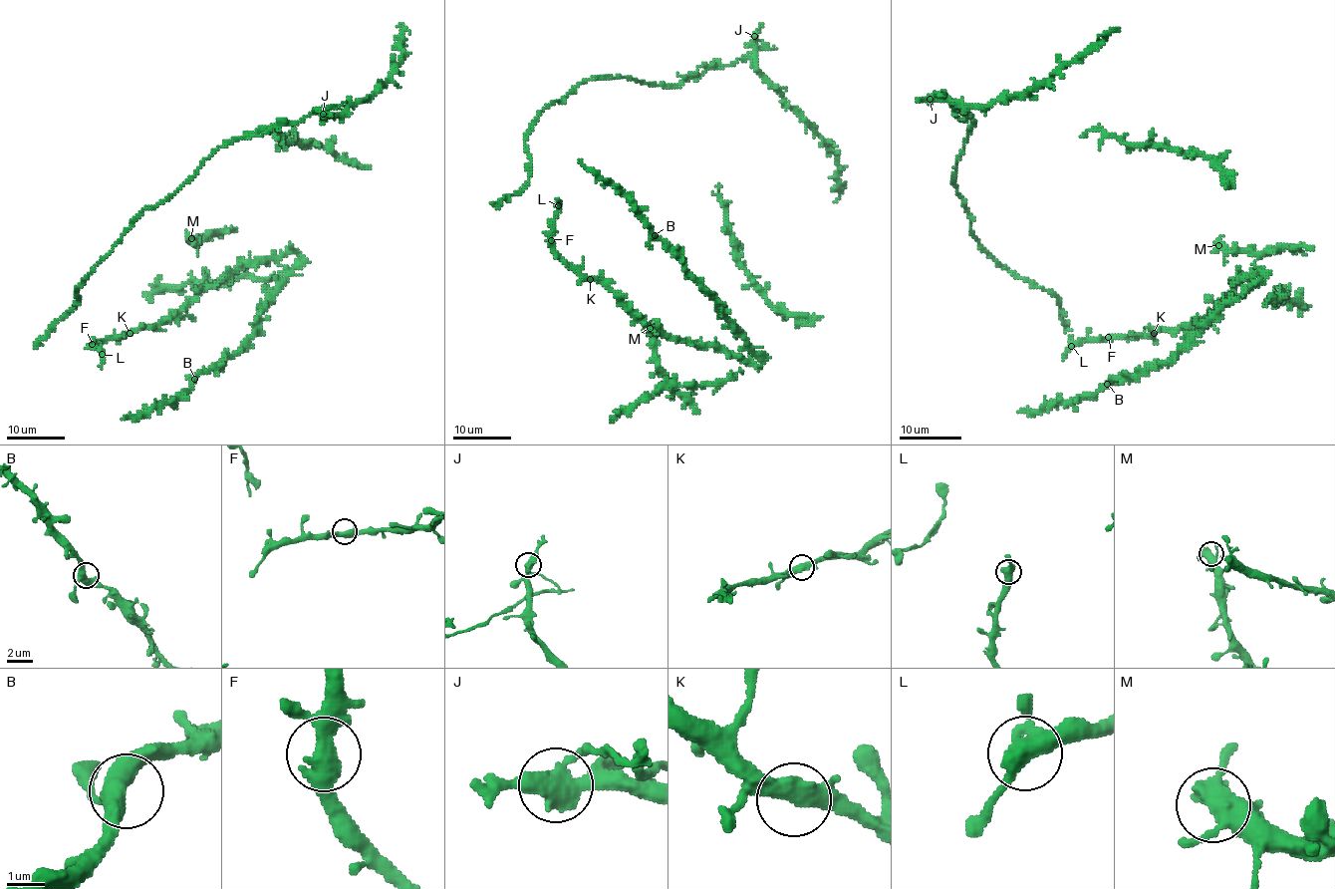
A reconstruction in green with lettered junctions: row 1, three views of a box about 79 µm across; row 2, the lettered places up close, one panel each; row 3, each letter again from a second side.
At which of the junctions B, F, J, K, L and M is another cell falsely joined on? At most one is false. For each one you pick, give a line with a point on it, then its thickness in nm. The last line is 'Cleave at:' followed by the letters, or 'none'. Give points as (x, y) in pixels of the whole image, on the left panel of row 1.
J: (323, 114) | 440 nm
Cleave at: J

